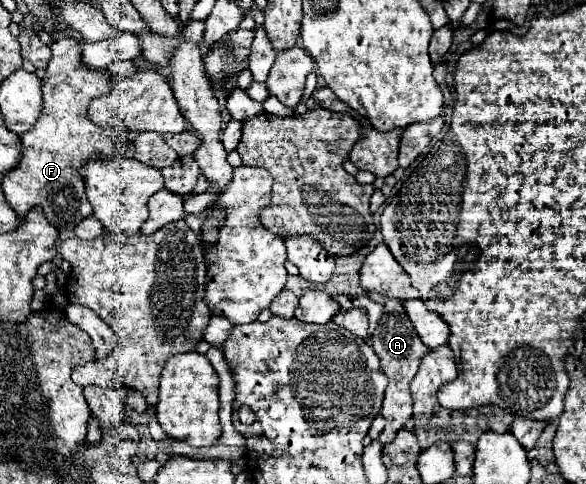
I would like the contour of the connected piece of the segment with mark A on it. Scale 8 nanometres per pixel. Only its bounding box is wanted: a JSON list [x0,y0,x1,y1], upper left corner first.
[372,302,428,444]

